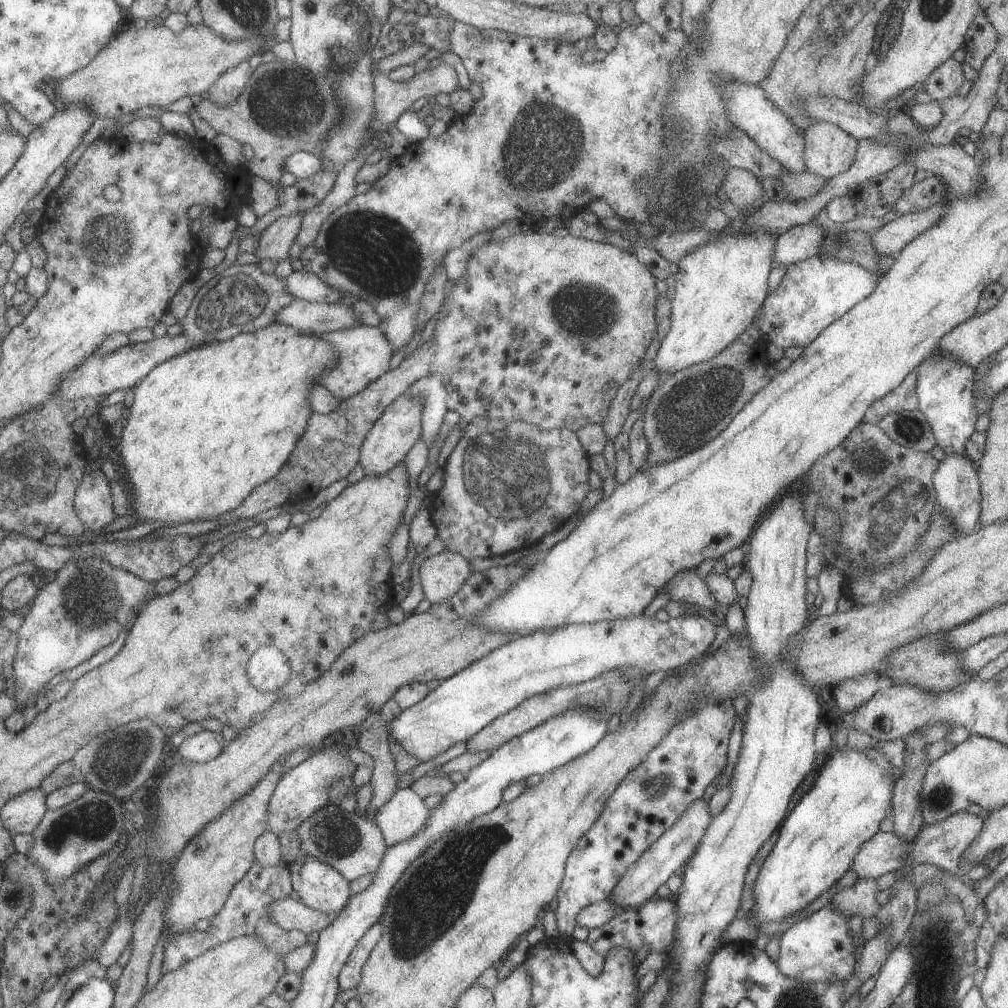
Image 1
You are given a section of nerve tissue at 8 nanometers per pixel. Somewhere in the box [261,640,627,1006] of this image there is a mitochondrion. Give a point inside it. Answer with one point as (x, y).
(434, 899)

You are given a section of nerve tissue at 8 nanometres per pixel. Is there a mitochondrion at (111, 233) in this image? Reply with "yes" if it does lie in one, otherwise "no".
yes

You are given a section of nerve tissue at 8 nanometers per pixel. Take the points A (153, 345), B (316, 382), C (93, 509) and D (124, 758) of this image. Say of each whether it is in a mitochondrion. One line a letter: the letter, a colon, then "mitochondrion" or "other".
A: other
B: other
C: other
D: mitochondrion

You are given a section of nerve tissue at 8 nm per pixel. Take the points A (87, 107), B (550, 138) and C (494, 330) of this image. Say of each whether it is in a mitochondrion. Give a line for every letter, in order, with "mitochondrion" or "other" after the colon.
A: other
B: mitochondrion
C: other

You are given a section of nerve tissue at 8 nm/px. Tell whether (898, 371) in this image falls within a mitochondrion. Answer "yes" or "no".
no

